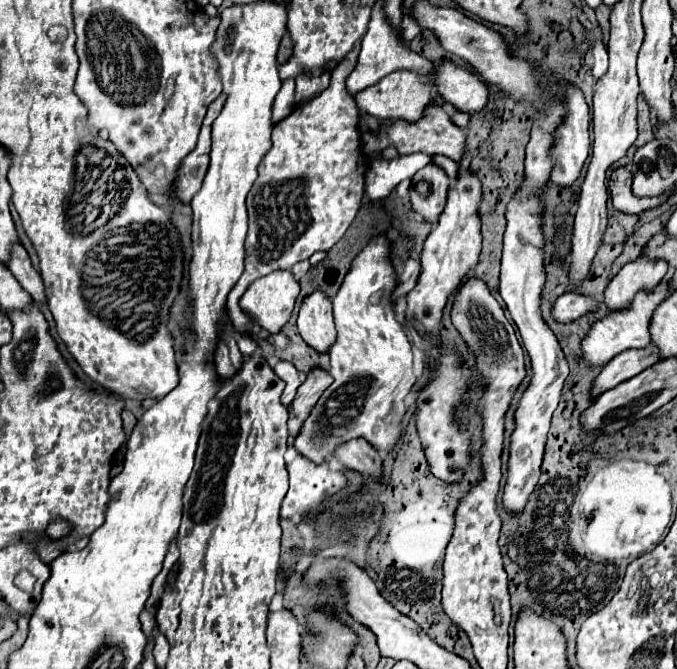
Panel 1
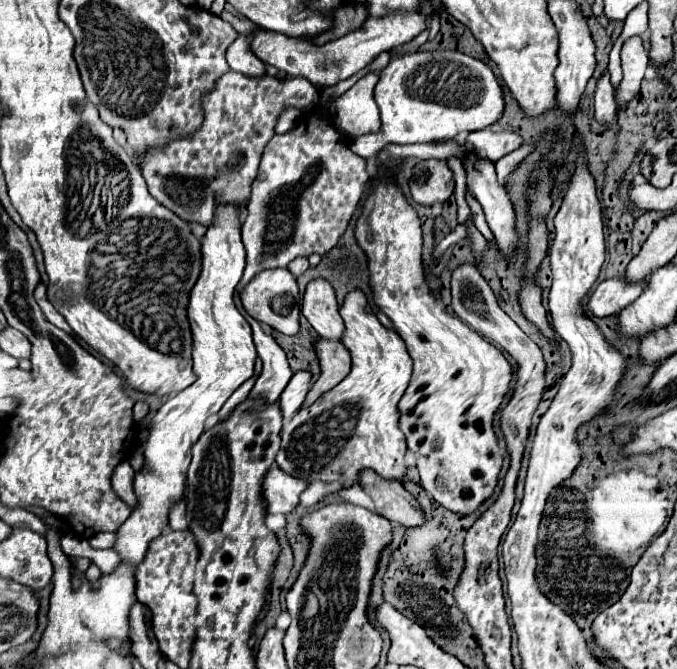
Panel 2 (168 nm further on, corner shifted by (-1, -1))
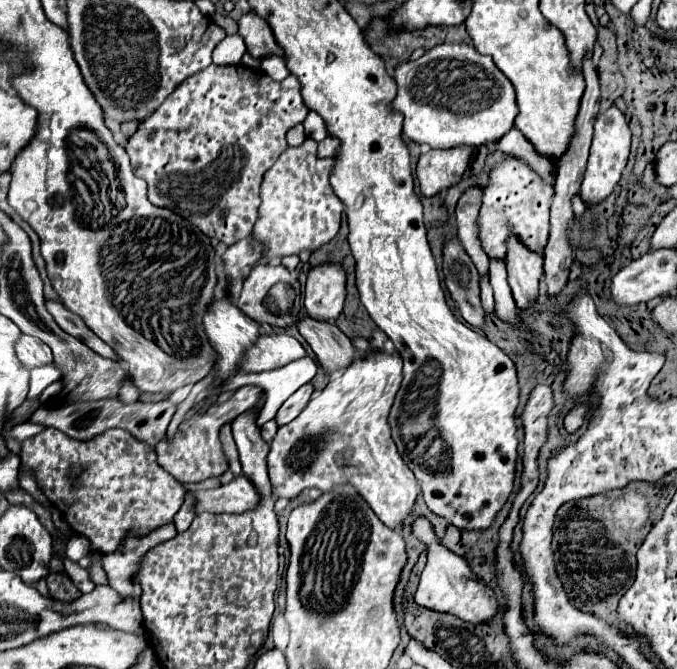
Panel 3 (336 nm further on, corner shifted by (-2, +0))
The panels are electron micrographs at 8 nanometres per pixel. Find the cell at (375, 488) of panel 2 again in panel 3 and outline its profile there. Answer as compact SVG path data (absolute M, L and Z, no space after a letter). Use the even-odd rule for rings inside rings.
M417 518L413 522L413 534L427 544L427 566L421 572L419 588L415 592L415 604L441 614L455 614L457 618L475 624L483 624L495 618L495 614L499 612L499 600L495 592L471 572L465 558L453 554L435 538L431 522L427 518Z

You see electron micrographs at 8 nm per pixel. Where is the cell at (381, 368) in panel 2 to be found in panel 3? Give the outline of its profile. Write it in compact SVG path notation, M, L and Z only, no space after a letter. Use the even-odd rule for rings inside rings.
M369 352L365 358L355 358L351 366L331 378L331 382L323 388L319 396L309 400L309 404L293 422L277 430L267 456L269 480L275 498L295 500L305 488L329 492L339 484L351 484L369 502L369 506L385 526L397 528L405 522L421 490L415 474L399 456L397 446L391 438L391 428L387 424L393 398L401 384L401 366L403 360L399 354L389 356L383 352Z

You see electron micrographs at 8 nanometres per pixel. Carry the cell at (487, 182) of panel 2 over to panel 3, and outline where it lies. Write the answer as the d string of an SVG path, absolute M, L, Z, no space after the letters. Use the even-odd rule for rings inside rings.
M517 238L509 240L507 274L513 298L519 310L527 310L539 296L539 278L543 276L543 258L527 250Z

